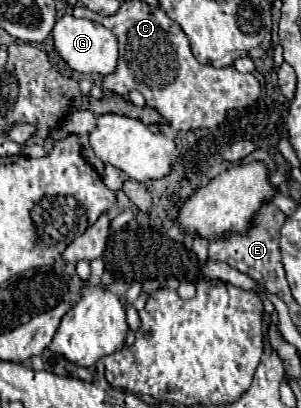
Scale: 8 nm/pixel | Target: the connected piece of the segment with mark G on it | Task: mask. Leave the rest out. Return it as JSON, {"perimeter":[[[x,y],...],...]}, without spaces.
{"perimeter":[[[62,16],[54,30],[52,30],[52,36],[54,36],[54,46],[58,50],[58,54],[62,54],[64,62],[76,70],[76,72],[82,72],[82,74],[100,74],[100,76],[108,76],[112,72],[116,72],[118,68],[118,42],[116,42],[116,36],[100,26],[98,22],[92,22],[92,20],[86,20],[86,18],[74,18],[74,16]]]}

